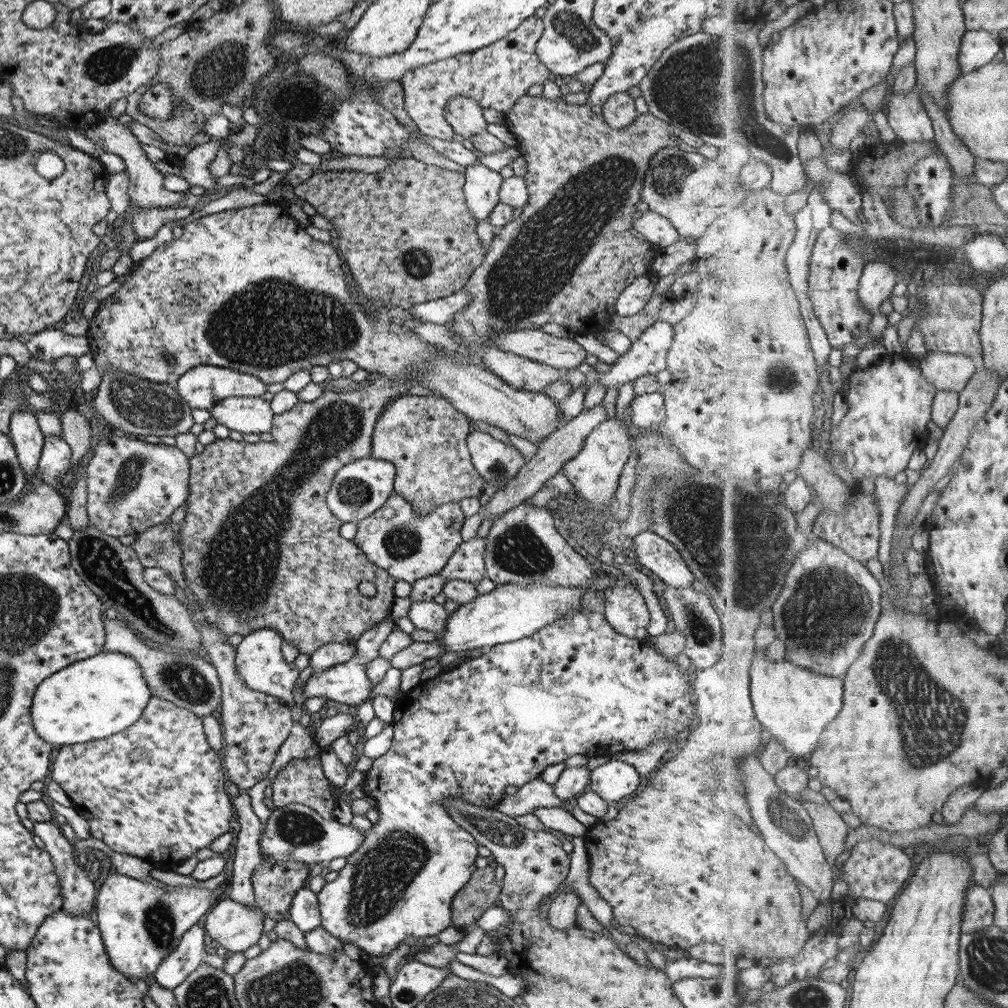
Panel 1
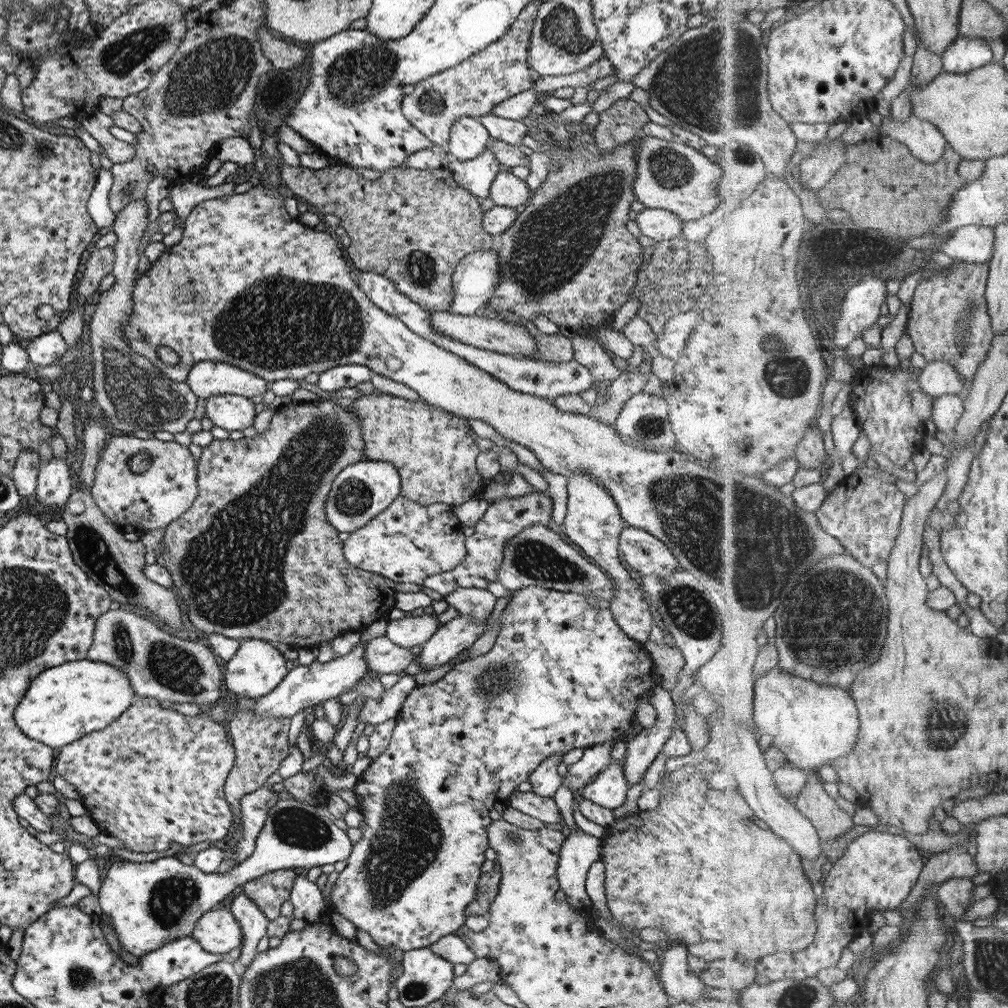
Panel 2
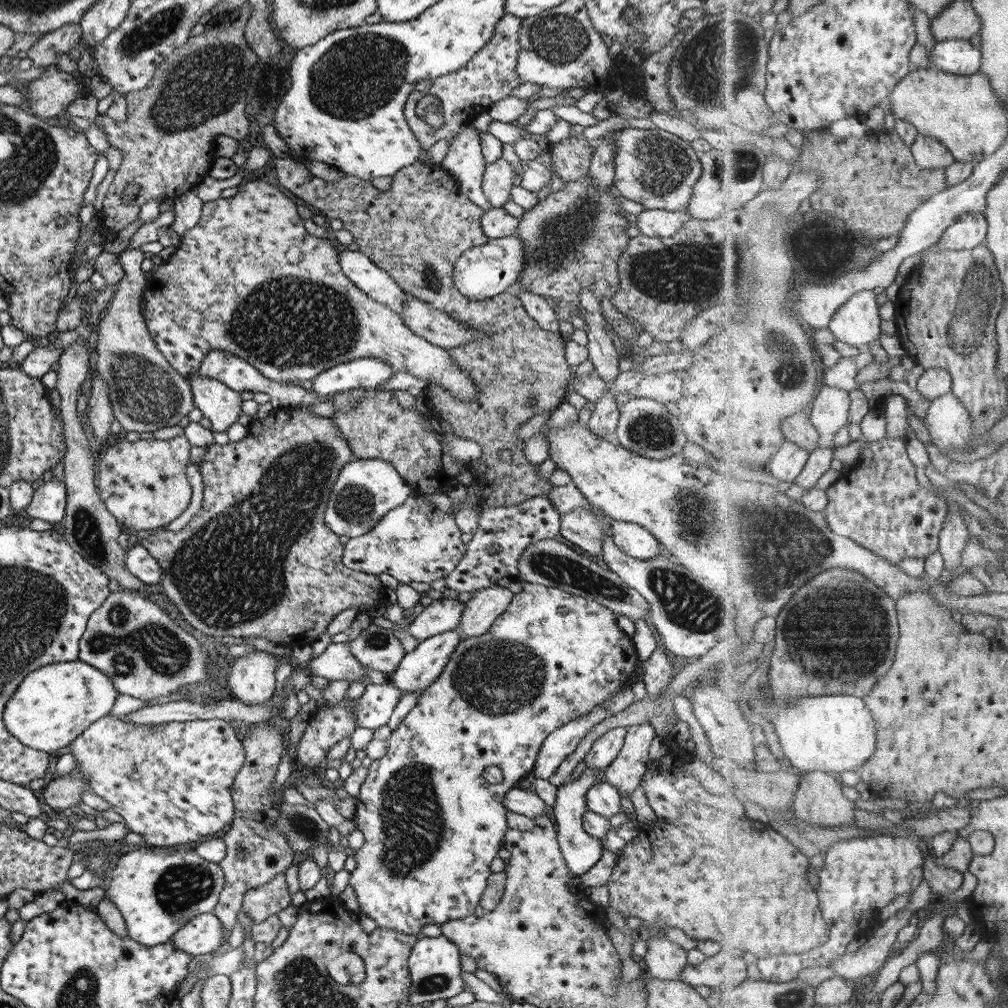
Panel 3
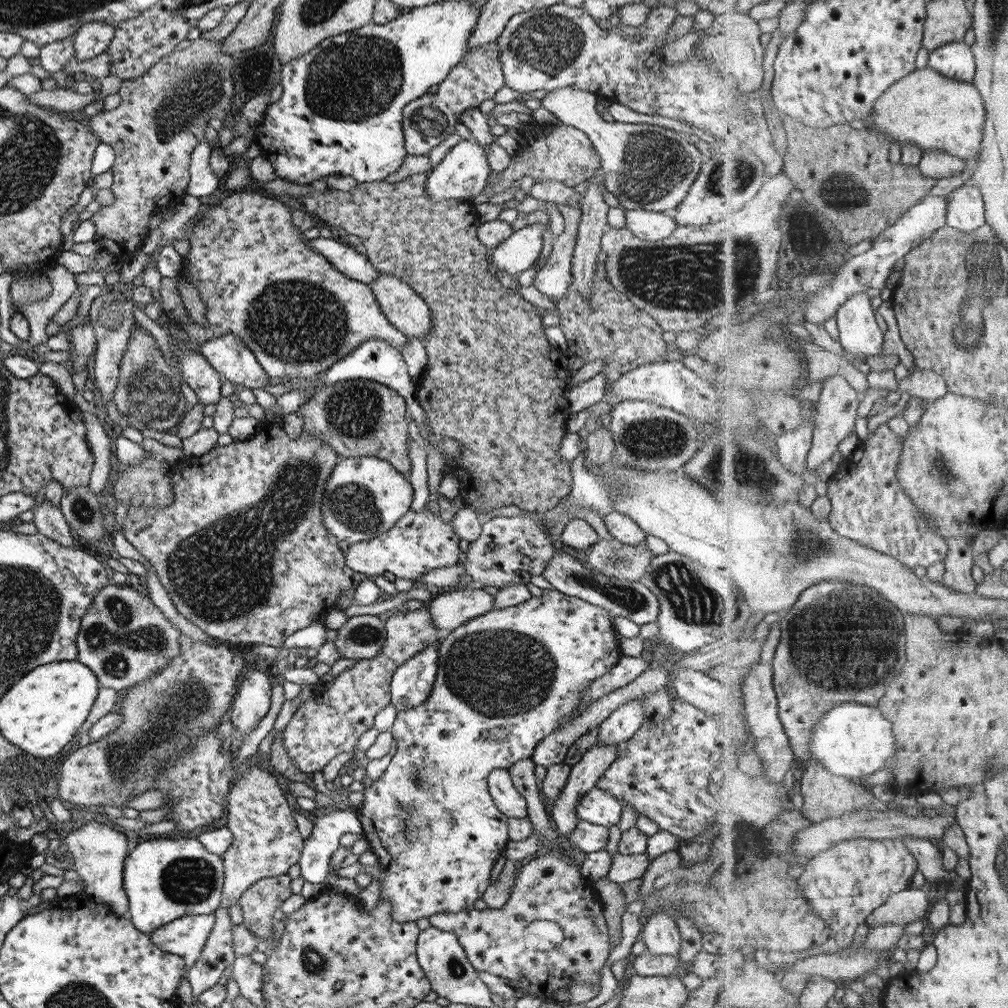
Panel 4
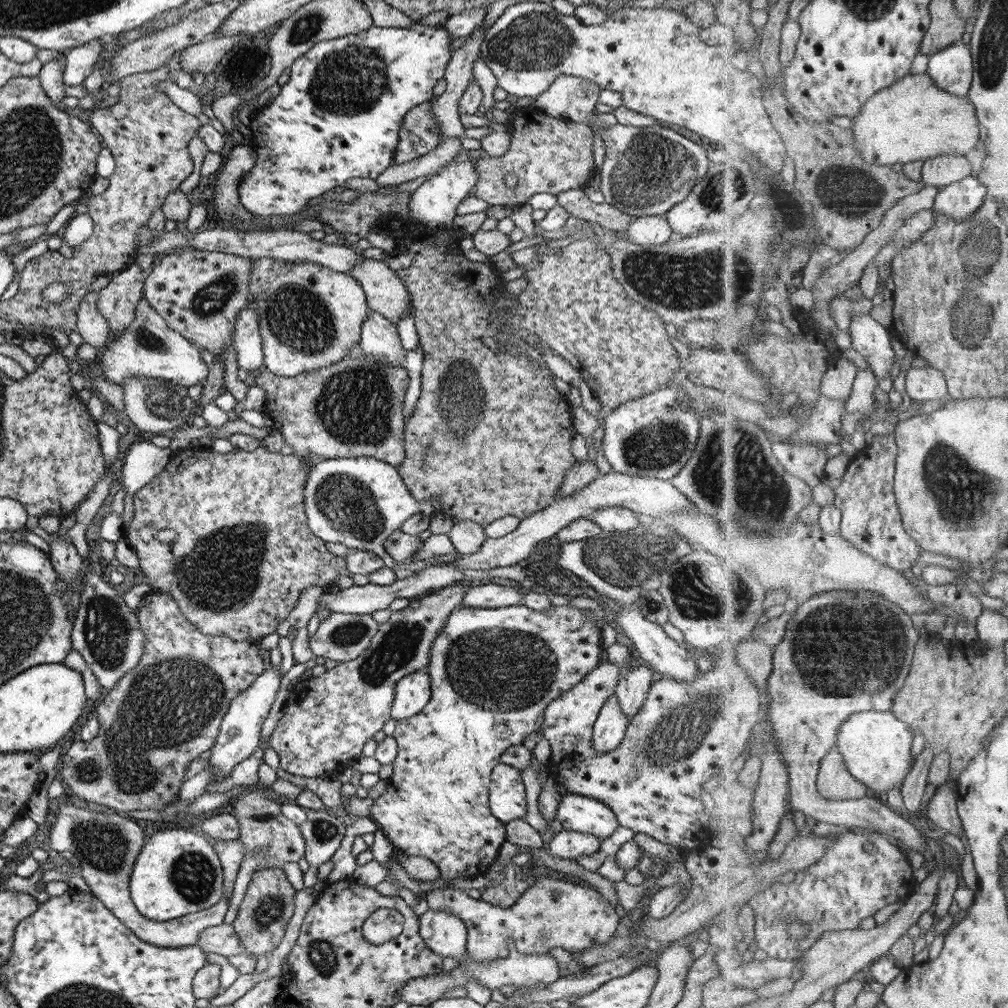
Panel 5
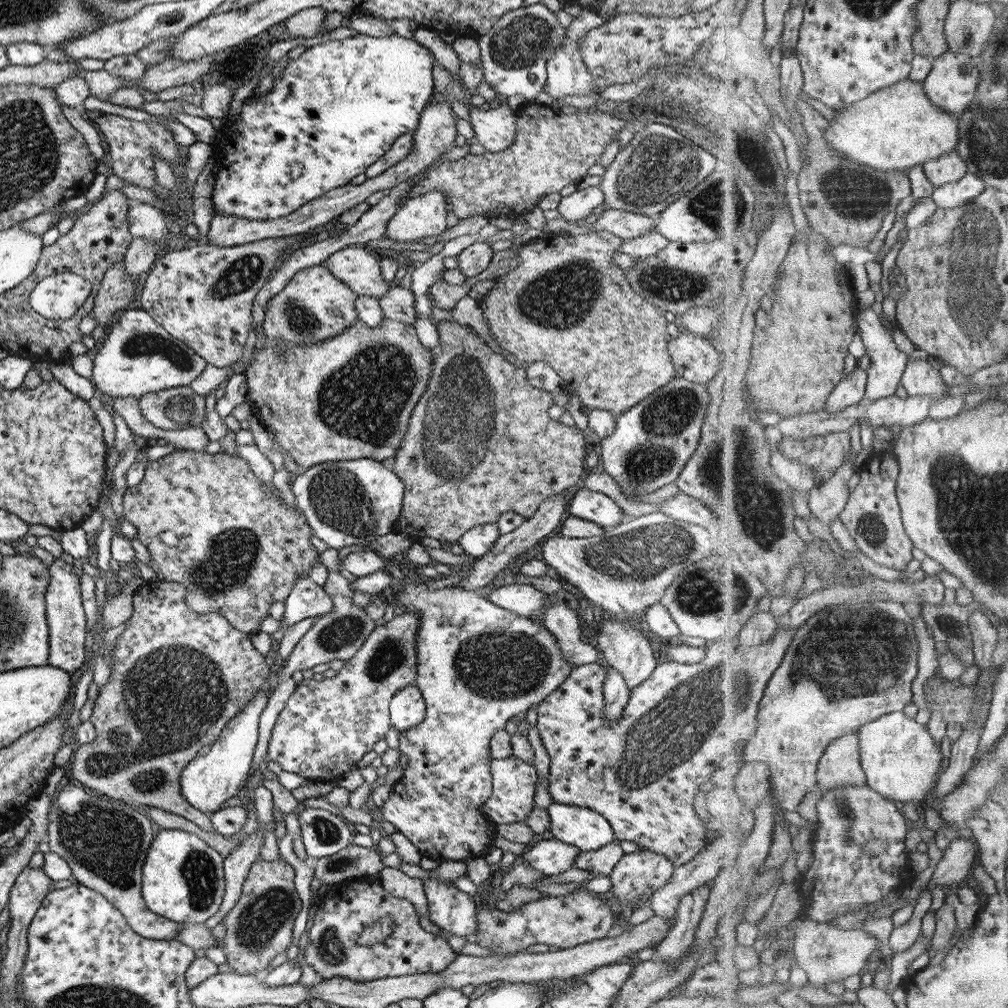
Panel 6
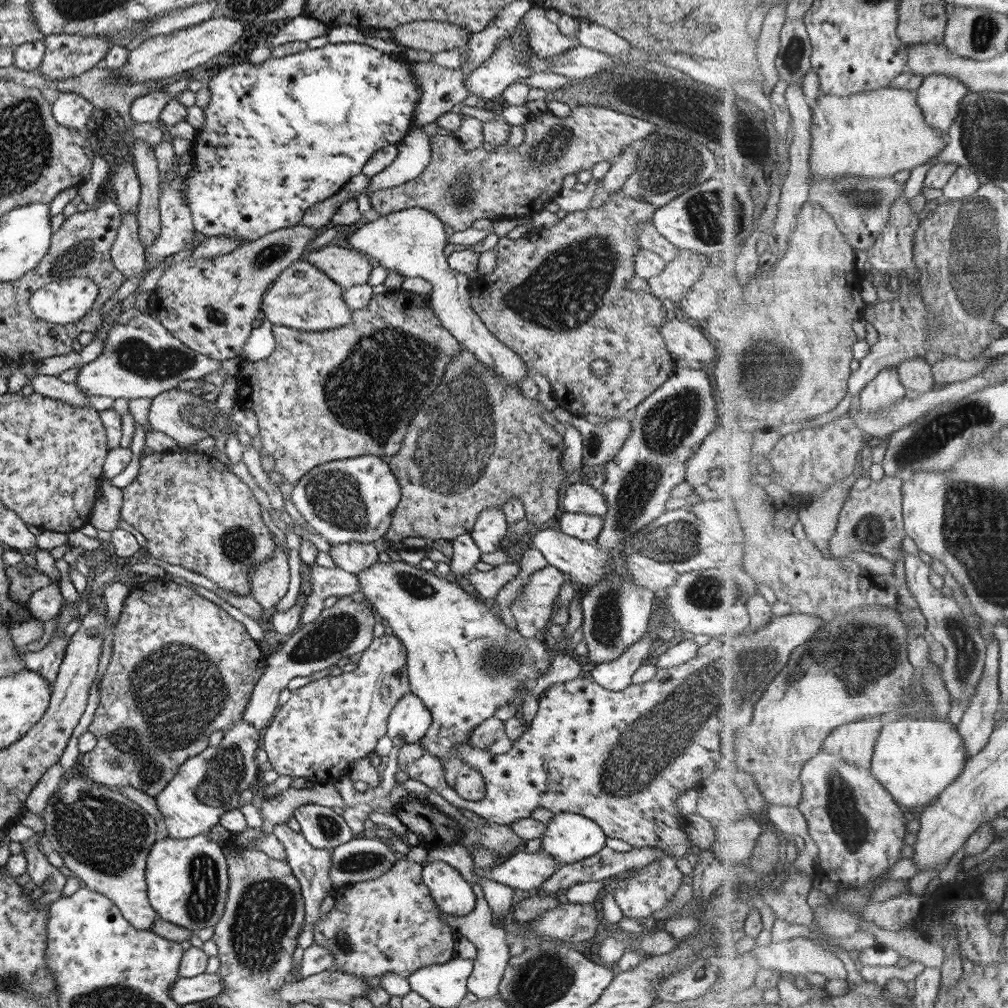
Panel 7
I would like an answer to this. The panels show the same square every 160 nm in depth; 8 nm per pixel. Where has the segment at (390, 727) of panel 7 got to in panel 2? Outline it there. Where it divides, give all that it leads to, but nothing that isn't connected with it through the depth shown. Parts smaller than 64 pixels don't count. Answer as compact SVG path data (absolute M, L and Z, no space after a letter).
M457 616L438 626L435 633L423 643L414 661L426 670L443 666L483 634L488 619L489 616L485 621L477 623L473 619Z

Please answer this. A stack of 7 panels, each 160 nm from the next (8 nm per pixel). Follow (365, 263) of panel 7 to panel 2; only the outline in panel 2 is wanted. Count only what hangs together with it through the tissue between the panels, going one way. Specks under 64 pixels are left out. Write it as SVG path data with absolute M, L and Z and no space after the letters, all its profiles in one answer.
M429 311L428 319L435 332L442 334L451 340L462 342L473 346L473 348L483 348L484 350L511 356L528 357L537 354L536 344L532 334L524 328L512 323L501 321L498 318L489 319L476 315L453 314L449 311Z

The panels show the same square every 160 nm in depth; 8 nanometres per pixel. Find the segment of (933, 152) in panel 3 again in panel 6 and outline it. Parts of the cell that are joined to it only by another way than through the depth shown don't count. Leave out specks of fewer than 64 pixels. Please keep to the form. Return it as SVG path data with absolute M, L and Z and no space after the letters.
M957 150L924 164L928 179L937 187L961 180L968 173L968 164Z

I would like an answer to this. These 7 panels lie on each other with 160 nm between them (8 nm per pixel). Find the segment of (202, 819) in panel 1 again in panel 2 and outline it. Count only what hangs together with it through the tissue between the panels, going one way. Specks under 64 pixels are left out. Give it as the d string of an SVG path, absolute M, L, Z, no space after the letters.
M136 698L121 715L115 717L109 726L97 730L97 732L88 732L81 735L77 740L59 748L57 758L54 759L56 776L62 776L69 784L72 784L79 795L81 809L88 813L97 829L107 836L115 836L125 844L125 848L133 852L157 852L167 850L171 842L177 842L182 846L197 844L197 842L210 842L221 840L227 832L232 831L235 825L235 819L226 803L223 785L232 764L235 760L235 749L231 739L226 733L226 729L215 722L207 719L205 716L186 716L171 709L165 709L158 705L159 700L153 698Z

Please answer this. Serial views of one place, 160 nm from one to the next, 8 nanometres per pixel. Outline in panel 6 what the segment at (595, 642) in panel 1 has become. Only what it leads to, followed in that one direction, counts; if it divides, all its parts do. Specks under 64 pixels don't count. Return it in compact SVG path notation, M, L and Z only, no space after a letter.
M407 582L400 586L400 589L395 590L397 584L393 584L385 593L387 594L386 601L391 605L399 604L403 607L405 613L417 613L419 617L419 628L415 633L415 658L416 658L416 675L414 683L423 697L425 702L425 714L423 722L420 722L415 728L398 733L398 748L397 752L406 754L409 761L404 767L402 777L397 780L389 789L387 789L387 799L380 808L380 813L385 820L392 824L395 832L399 832L401 836L408 838L411 845L413 845L420 856L431 858L438 862L452 860L464 861L466 858L481 857L482 854L491 846L493 846L492 839L495 830L491 821L489 821L480 811L480 804L487 800L491 794L491 775L488 767L489 743L492 734L499 729L503 729L505 722L513 716L524 716L525 711L529 707L535 707L541 703L541 700L551 694L563 680L566 680L569 671L573 669L572 664L564 659L561 651L558 649L557 643L553 635L539 624L539 620L531 621L527 617L519 617L503 608L494 606L491 601L488 601L481 596L477 596L475 592L461 590L461 588L439 588L439 590L427 590L427 586L423 582Z

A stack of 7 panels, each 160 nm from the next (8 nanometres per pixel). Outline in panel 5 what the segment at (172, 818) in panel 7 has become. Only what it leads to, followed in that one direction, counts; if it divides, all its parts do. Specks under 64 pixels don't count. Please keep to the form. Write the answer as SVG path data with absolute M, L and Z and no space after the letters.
M278 667L267 668L248 688L238 692L237 696L231 700L220 722L215 742L209 749L208 767L212 770L213 779L208 780L208 784L225 780L231 774L233 767L245 760L258 747L261 724L267 718L270 706L275 701L281 682L279 679Z

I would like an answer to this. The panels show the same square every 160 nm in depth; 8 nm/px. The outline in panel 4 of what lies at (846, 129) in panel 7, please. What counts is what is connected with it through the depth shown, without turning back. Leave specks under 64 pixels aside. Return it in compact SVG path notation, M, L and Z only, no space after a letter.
M917 69L890 87L865 120L872 129L899 144L915 143L924 150L939 148L964 161L977 160L986 131L987 106L974 83L947 78L935 69Z

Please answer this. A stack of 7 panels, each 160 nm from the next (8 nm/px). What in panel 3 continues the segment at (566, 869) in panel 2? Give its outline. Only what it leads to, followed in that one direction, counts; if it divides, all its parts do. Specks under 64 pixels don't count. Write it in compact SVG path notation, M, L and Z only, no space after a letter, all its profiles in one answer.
M585 769L572 782L565 783L556 788L555 802L551 808L553 811L553 818L555 818L556 826L556 840L561 851L564 864L567 865L571 876L579 876L588 868L591 868L602 853L602 846L600 840L593 839L587 835L582 827L582 814L586 811L586 804L584 797L589 788L591 788L598 780L601 779L601 772L597 769Z

